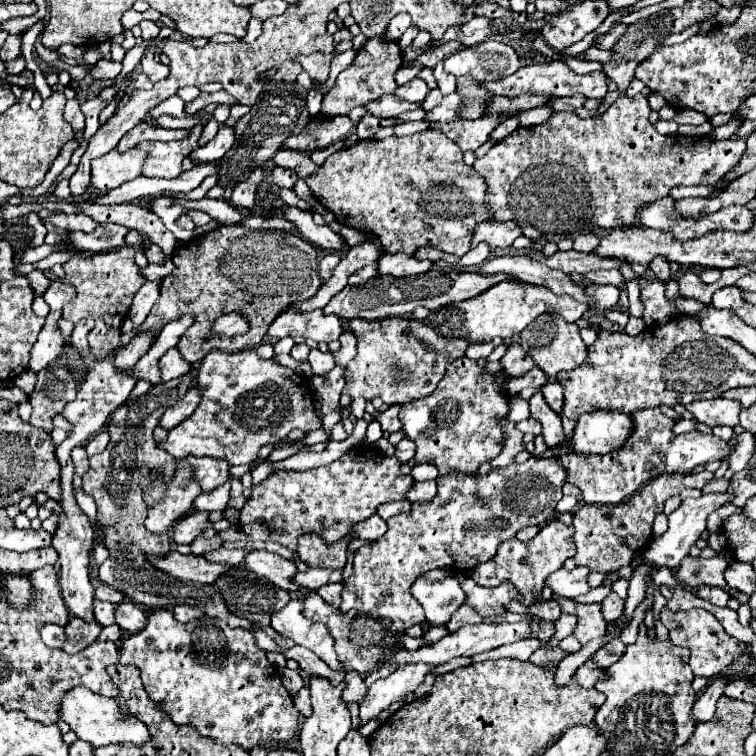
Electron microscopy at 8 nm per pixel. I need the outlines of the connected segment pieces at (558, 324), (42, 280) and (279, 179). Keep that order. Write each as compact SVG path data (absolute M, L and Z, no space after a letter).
M544 313L538 319L534 319L522 333L520 333L520 345L530 353L534 359L534 365L546 373L546 377L556 377L560 371L570 371L582 365L588 357L586 345L578 333L578 325L568 323L566 319L558 317L558 313Z
M41 270L32 271L27 275L27 279L30 283L32 291L34 291L35 296L43 296L46 289L48 289L50 285L50 280Z
M274 167L274 183L278 187L286 187L286 189L292 189L294 183L296 183L298 175L292 171L292 169L284 169L284 167Z

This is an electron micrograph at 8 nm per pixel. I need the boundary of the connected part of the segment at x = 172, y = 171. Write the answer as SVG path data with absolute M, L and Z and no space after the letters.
M194 125L188 135L180 141L144 141L138 145L142 151L148 153L146 165L142 175L146 177L178 177L182 171L182 161L188 157L192 149L200 145L200 135L202 135L202 125Z

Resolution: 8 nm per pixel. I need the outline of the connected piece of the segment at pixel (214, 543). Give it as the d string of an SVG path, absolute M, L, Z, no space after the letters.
M216 534L212 539L206 539L206 537L198 537L194 543L192 543L192 553L194 555L202 555L206 551L214 551L222 546L223 540L218 534Z

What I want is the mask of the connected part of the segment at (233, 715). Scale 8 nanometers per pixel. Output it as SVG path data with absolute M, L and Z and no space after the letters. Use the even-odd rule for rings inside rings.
M158 609L148 617L142 631L130 635L120 649L122 665L136 665L142 671L144 689L164 713L178 725L192 725L204 737L214 737L224 745L240 745L250 751L256 745L278 745L286 743L298 731L298 711L294 709L292 697L282 685L282 679L274 665L266 659L254 637L246 629L232 629L220 619L208 619L206 615L198 621L180 623L168 609ZM200 627L200 637L194 639L194 631Z

